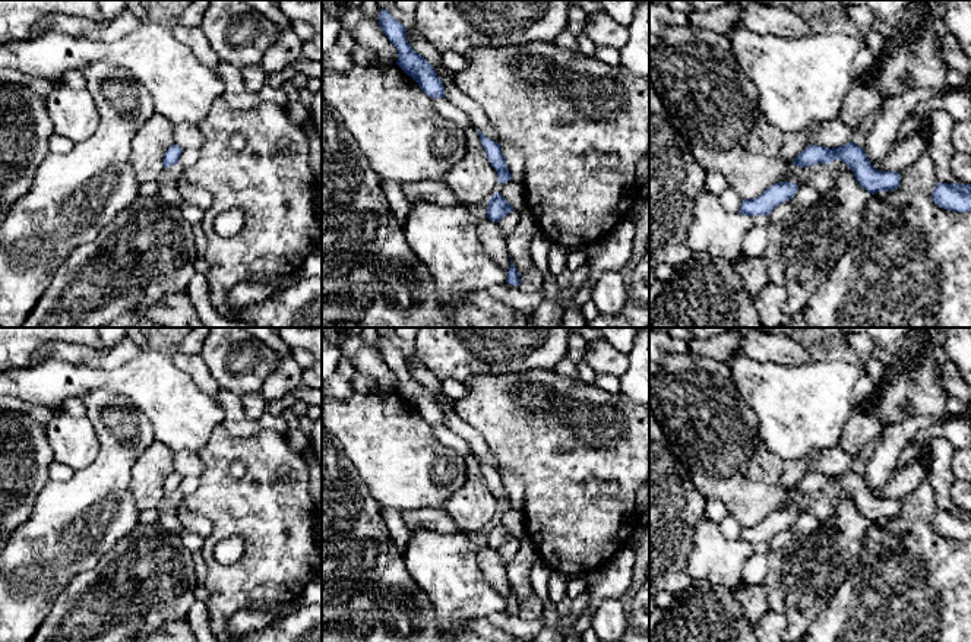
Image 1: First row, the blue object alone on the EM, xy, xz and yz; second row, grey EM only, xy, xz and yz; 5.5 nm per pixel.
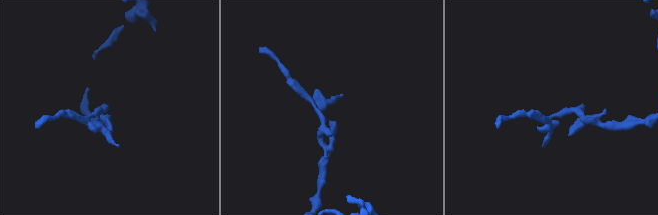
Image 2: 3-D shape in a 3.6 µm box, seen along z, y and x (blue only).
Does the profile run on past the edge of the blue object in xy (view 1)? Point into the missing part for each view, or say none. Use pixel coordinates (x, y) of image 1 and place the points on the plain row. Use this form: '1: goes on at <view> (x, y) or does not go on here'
1: does not go on here

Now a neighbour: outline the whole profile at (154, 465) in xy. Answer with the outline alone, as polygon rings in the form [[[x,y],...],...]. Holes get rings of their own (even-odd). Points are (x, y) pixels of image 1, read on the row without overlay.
[[[154,442],[136,461],[132,469],[130,493],[137,509],[156,509],[164,497],[162,486],[173,472],[174,453]]]

